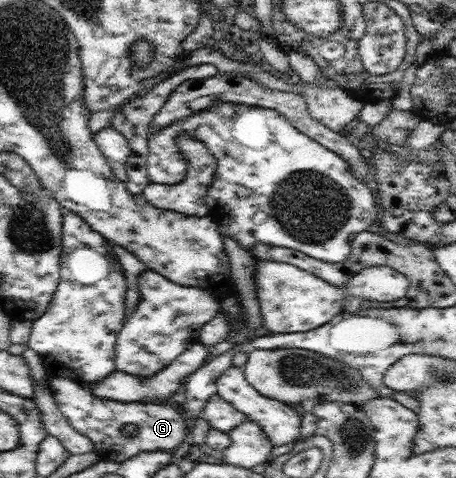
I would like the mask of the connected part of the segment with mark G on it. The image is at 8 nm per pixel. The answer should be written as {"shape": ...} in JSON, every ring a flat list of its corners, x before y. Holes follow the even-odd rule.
{"shape":[[71,378,50,379,50,391,69,424,90,439,95,454,103,460,123,462,139,453,169,451,175,452,184,442,188,432,185,415,180,409,167,403,155,404,150,401,119,402,93,395,89,387,71,380],[125,424,137,424,137,434,127,436,121,434]]}

